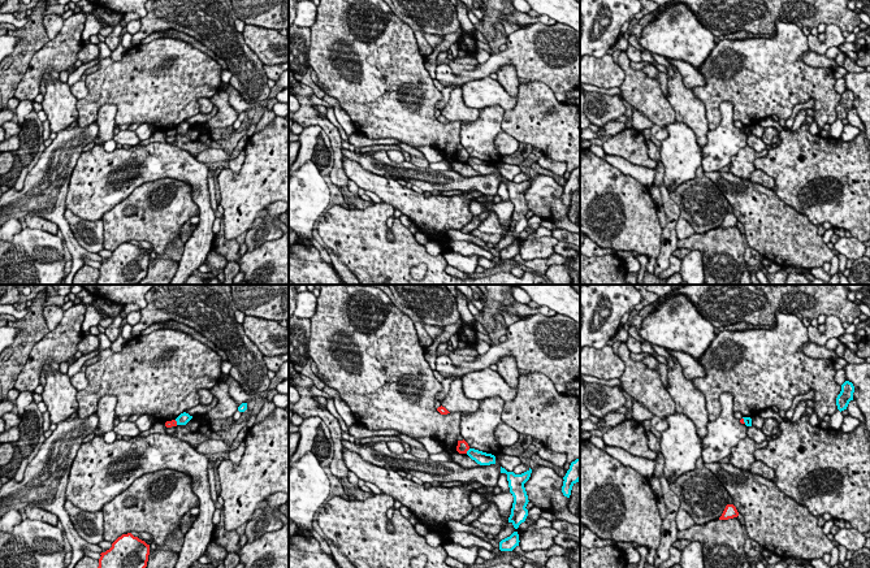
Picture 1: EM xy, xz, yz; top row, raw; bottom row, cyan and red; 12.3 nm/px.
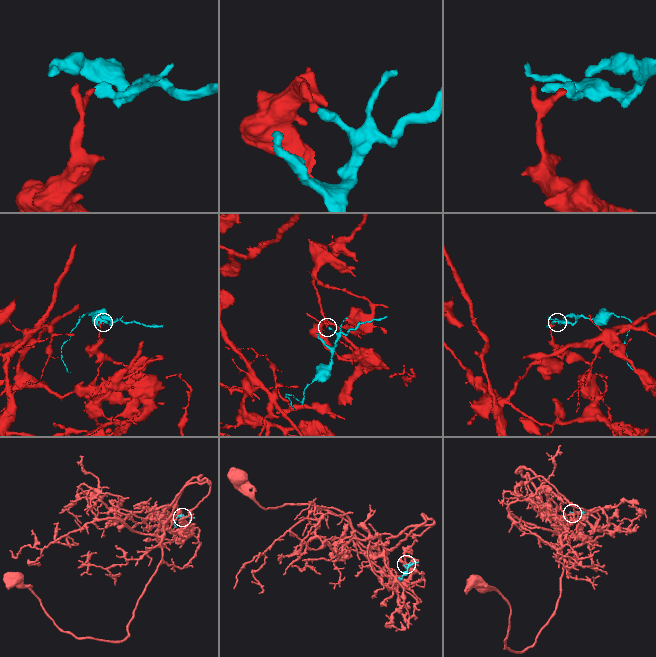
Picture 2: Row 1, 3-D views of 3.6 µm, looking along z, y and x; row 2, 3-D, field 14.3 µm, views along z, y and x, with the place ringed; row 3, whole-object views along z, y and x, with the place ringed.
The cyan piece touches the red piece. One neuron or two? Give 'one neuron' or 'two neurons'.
two neurons

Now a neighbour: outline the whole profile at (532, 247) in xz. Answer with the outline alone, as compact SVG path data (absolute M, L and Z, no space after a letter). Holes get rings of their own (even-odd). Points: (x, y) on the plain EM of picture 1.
M534 231L528 234L528 238L519 244L519 253L524 260L547 259L554 252L554 246L559 240L553 235L536 238Z

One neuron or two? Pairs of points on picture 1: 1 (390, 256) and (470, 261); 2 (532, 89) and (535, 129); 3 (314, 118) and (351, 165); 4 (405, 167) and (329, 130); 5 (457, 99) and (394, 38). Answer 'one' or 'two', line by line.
1: two
2: one
3: two
4: two
5: two

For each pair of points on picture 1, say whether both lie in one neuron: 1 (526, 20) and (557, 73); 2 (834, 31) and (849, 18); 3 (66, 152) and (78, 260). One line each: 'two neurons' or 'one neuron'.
1: two neurons
2: two neurons
3: one neuron

